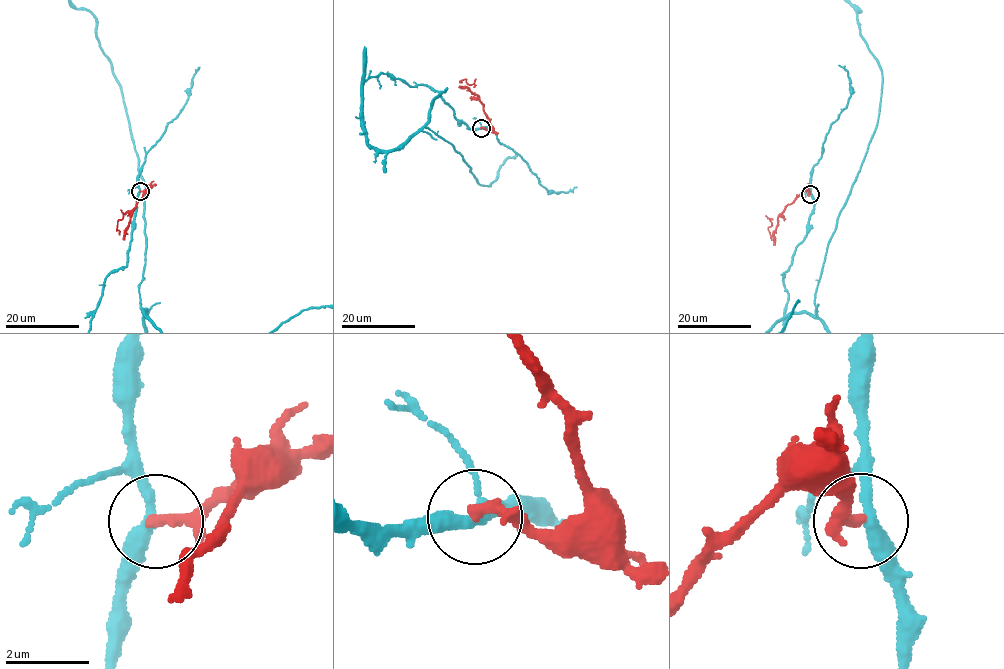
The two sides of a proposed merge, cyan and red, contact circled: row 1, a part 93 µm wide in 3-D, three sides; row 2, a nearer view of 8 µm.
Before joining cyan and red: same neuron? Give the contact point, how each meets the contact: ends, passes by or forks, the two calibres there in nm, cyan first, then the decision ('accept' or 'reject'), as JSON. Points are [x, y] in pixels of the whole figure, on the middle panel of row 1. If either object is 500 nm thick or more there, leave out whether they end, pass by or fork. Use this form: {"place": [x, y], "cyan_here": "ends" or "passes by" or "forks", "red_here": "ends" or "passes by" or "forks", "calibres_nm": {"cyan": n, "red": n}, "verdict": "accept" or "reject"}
{"place": [481, 128], "cyan_here": "passes by", "red_here": "ends", "calibres_nm": {"cyan": 320, "red": 280}, "verdict": "reject"}

